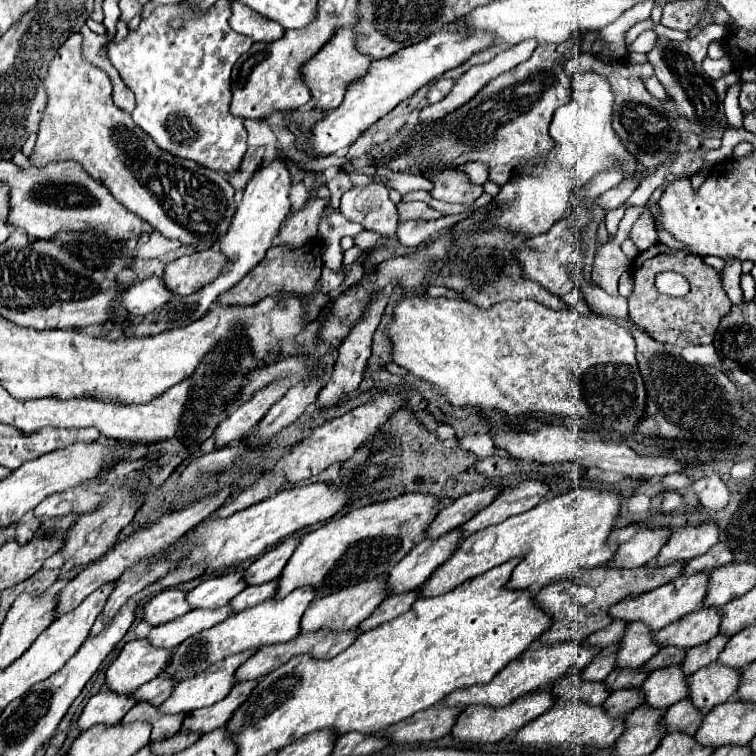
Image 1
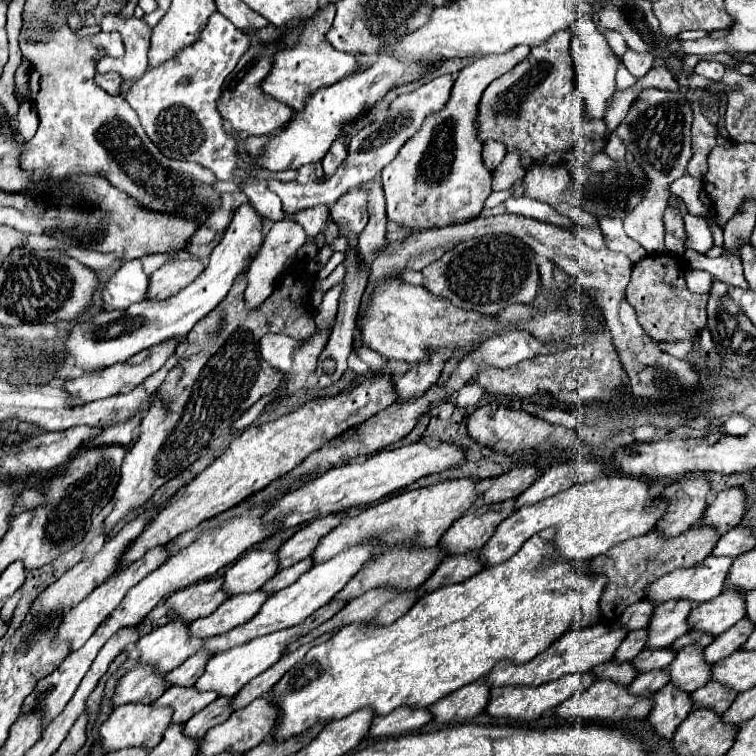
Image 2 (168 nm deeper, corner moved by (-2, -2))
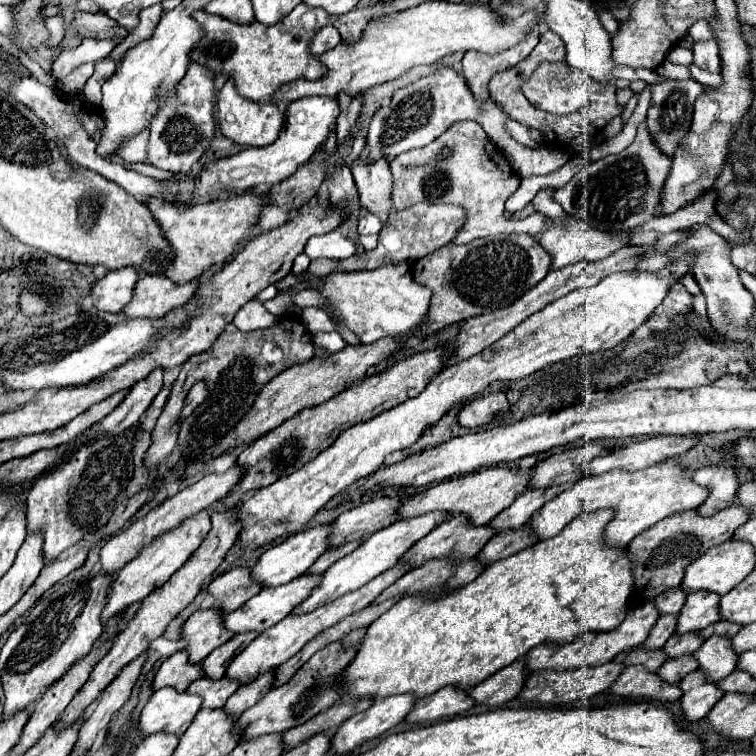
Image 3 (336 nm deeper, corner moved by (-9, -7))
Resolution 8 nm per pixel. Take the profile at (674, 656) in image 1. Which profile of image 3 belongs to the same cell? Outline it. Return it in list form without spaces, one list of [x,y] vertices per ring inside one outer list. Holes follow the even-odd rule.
[[[719,620],[715,624],[711,624],[709,628],[703,628],[701,630],[701,636],[703,638],[709,638],[713,634],[721,634],[721,636],[727,636],[727,638],[733,638],[737,632],[739,632],[741,624],[735,624],[735,622],[727,622],[727,620]]]

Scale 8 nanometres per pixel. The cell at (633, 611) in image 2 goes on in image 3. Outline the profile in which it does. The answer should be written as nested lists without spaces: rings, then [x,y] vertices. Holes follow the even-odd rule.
[[[677,586],[677,588],[665,590],[659,598],[655,598],[655,604],[661,614],[679,614],[685,604],[685,598],[687,598],[687,592],[683,592],[683,588]]]

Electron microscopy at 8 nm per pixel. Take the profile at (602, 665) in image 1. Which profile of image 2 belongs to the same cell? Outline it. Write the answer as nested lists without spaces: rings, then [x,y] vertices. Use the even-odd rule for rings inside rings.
[[[638,629],[626,635],[626,639],[620,643],[620,647],[614,653],[614,661],[616,663],[624,663],[634,659],[634,655],[638,655],[644,649],[646,643],[646,629]]]

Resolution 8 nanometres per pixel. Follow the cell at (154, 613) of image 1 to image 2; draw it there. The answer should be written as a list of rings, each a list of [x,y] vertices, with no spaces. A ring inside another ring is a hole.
[[[218,577],[218,579],[200,581],[176,591],[166,599],[166,605],[170,611],[176,613],[180,621],[190,623],[198,617],[210,615],[224,599],[226,599],[226,593],[222,593],[222,579]],[[214,597],[216,597],[216,603],[214,603]]]

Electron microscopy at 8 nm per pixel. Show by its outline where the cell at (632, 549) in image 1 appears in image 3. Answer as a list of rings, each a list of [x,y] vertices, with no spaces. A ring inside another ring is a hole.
[[[711,464],[705,468],[699,468],[693,472],[693,480],[699,486],[711,488],[709,498],[697,508],[701,514],[715,514],[735,502],[739,480],[737,480],[737,468],[733,464]]]

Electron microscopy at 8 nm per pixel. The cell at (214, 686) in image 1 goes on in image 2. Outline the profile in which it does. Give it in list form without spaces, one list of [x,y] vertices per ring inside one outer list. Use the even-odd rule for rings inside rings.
[[[332,603],[332,605],[324,605],[320,607],[318,611],[314,611],[314,615],[310,615],[310,619],[302,621],[300,625],[296,627],[288,627],[288,629],[282,629],[282,631],[276,631],[276,633],[270,633],[270,635],[264,635],[264,637],[258,637],[258,639],[252,639],[250,643],[244,643],[244,645],[238,645],[230,651],[224,651],[222,655],[214,655],[206,669],[204,669],[204,675],[194,683],[194,687],[198,691],[216,691],[218,697],[234,697],[250,679],[254,679],[256,675],[260,675],[262,671],[266,671],[268,667],[272,667],[284,653],[284,649],[296,641],[298,637],[310,633],[312,629],[316,629],[318,625],[322,625],[324,621],[328,621],[334,613],[338,613],[342,609],[342,605],[338,603]]]

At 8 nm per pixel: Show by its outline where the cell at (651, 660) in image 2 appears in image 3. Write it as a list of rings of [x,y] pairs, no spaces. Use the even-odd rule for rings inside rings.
[[[697,632],[673,634],[663,650],[669,654],[669,658],[677,658],[677,656],[683,656],[683,654],[693,654],[695,650],[699,650],[699,646],[703,642],[705,642],[705,638],[699,636]]]

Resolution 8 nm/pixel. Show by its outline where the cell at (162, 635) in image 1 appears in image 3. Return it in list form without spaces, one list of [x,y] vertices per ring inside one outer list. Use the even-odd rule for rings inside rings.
[[[305,574],[299,580],[291,580],[289,584],[283,584],[283,586],[271,586],[271,588],[267,586],[257,596],[247,600],[241,608],[237,608],[235,612],[229,612],[225,616],[225,626],[231,628],[233,634],[249,632],[249,630],[263,632],[273,624],[277,624],[279,620],[283,620],[285,616],[289,616],[295,606],[299,606],[303,600],[309,598],[309,594],[317,588],[317,584],[321,584],[321,574]]]

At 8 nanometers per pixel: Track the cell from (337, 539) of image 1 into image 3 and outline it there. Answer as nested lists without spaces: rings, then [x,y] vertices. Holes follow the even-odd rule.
[[[499,466],[461,474],[451,480],[439,482],[439,484],[435,484],[435,488],[427,488],[425,492],[409,498],[401,506],[399,516],[409,518],[409,516],[421,516],[421,514],[433,512],[433,510],[445,510],[445,512],[451,512],[451,516],[465,514],[471,520],[471,524],[489,524],[493,520],[493,516],[497,516],[501,510],[509,508],[509,504],[513,504],[513,500],[519,496],[519,492],[523,492],[529,486],[531,474],[533,474],[533,470],[521,470],[521,468],[511,470],[511,468],[499,468]]]

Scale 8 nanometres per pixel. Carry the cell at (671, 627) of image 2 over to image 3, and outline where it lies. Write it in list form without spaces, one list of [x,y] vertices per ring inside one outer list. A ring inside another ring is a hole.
[[[691,592],[687,596],[687,602],[683,610],[679,612],[679,622],[677,622],[677,634],[685,632],[699,632],[705,626],[721,620],[721,610],[719,610],[719,594],[715,592]]]

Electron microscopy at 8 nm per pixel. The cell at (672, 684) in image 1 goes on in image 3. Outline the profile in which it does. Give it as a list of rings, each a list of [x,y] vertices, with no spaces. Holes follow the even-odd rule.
[[[711,636],[703,642],[703,646],[695,652],[701,668],[707,672],[709,680],[719,682],[721,678],[729,676],[735,666],[739,654],[731,646],[731,638],[727,636]]]

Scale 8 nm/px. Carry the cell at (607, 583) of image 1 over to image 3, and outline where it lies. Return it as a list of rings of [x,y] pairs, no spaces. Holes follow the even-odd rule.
[[[733,504],[715,516],[701,516],[697,510],[685,510],[675,512],[673,516],[667,516],[665,520],[657,522],[649,530],[635,536],[629,544],[631,560],[633,560],[633,574],[635,574],[635,596],[639,600],[643,598],[655,598],[663,594],[665,590],[679,586],[685,574],[685,568],[703,556],[709,548],[729,540],[739,526],[743,526],[749,520],[749,510]]]

